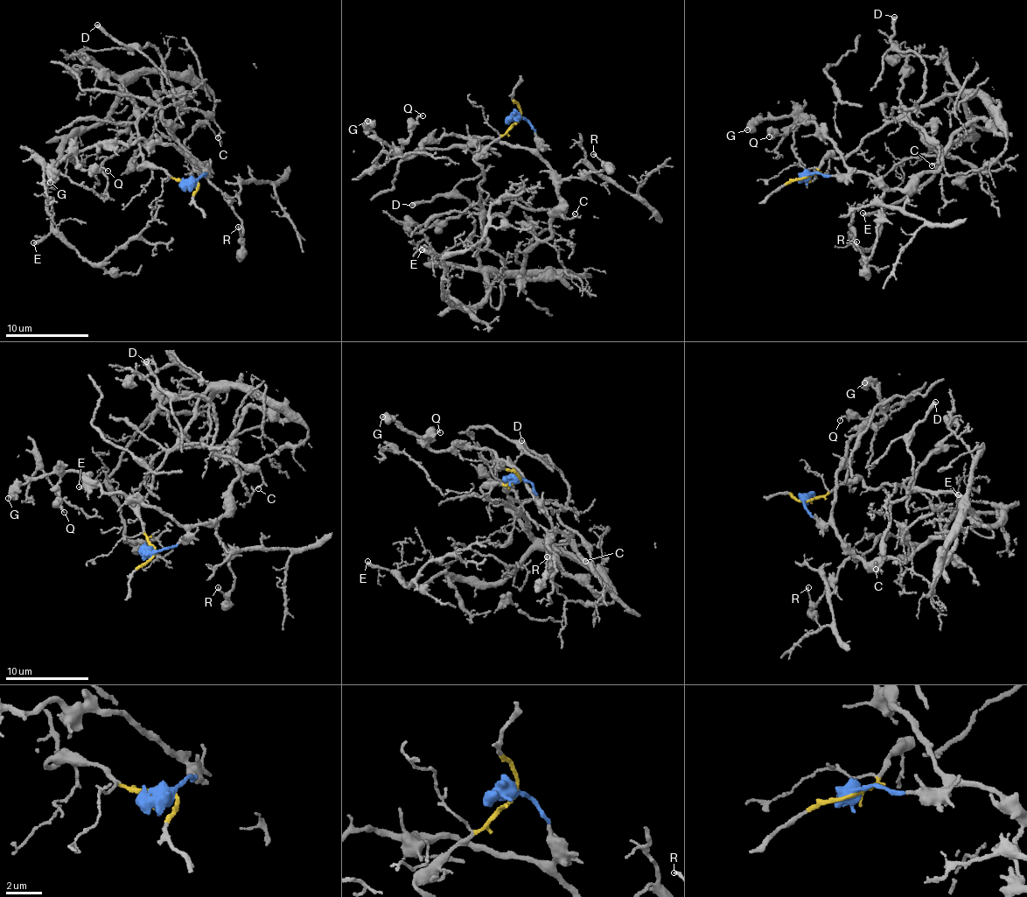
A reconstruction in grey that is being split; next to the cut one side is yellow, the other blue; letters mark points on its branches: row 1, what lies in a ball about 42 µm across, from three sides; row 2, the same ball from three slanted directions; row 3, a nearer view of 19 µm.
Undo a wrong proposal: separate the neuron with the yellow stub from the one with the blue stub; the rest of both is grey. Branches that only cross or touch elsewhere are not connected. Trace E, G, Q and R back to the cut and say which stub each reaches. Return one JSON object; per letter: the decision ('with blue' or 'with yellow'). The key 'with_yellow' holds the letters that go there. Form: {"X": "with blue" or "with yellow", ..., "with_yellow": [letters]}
{"E": "with yellow", "G": "with blue", "Q": "with blue", "R": "with blue", "with_yellow": ["E"]}

